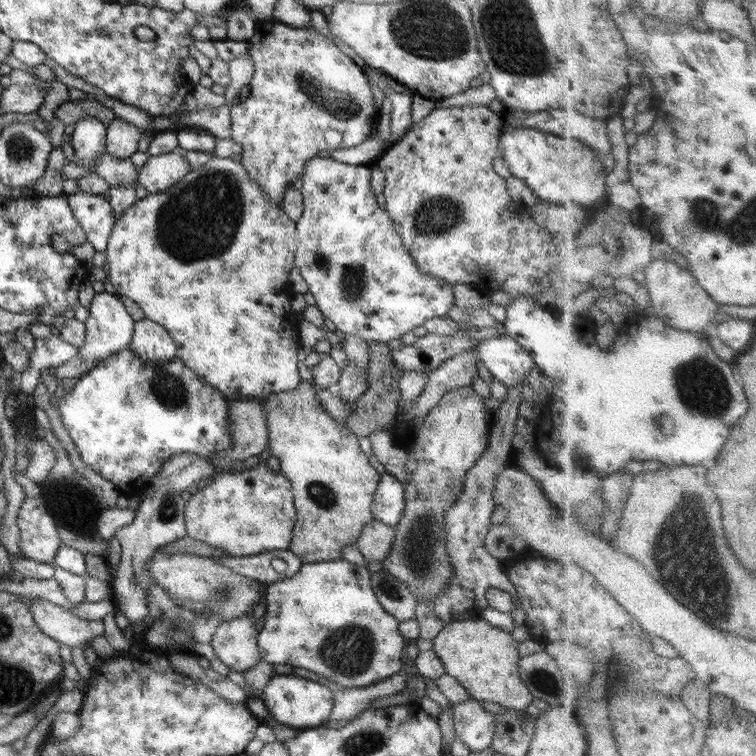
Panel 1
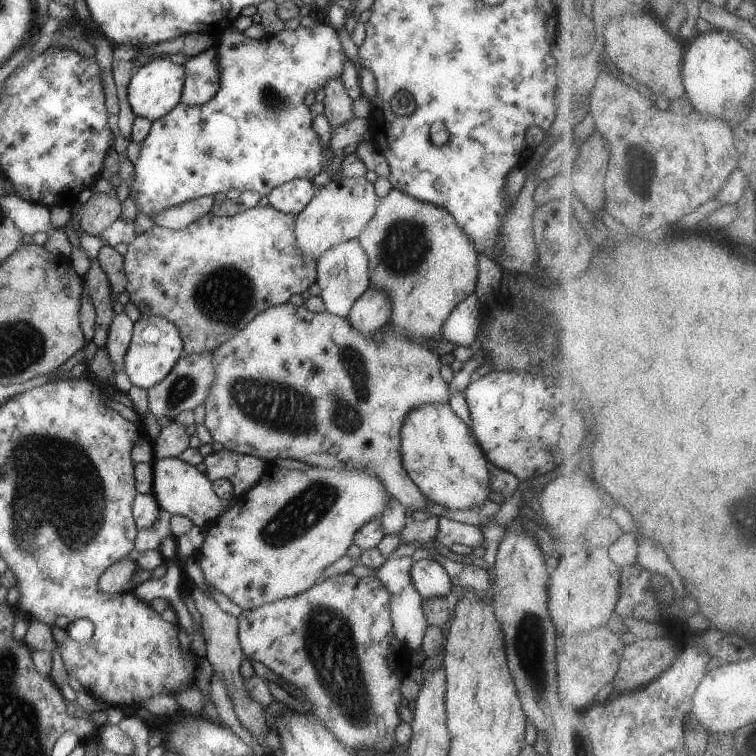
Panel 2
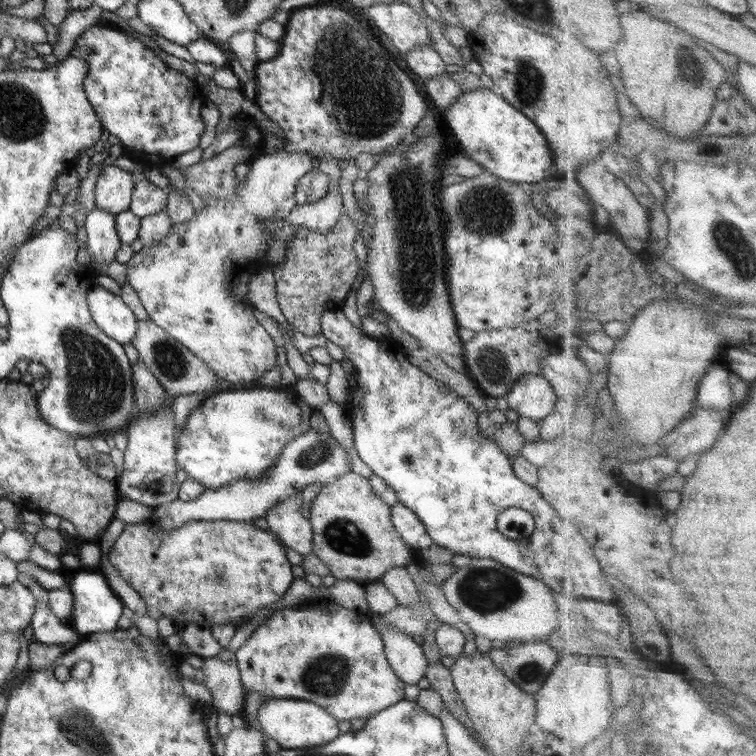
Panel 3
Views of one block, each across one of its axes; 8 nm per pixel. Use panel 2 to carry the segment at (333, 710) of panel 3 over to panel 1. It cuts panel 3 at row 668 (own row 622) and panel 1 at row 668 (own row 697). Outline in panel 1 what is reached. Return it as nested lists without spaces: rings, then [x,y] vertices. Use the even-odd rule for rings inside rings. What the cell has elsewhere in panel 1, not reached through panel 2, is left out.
[[[328,560],[308,562],[302,564],[300,570],[290,578],[279,580],[274,583],[267,584],[265,598],[265,616],[264,626],[257,635],[257,646],[262,661],[268,662],[270,665],[290,665],[292,667],[303,668],[310,672],[316,673],[320,677],[326,677],[332,683],[344,688],[362,688],[377,684],[390,676],[403,672],[403,664],[405,657],[405,646],[408,641],[398,631],[399,621],[382,609],[382,605],[378,603],[375,592],[371,586],[371,573],[366,566],[358,566],[347,560]]]

